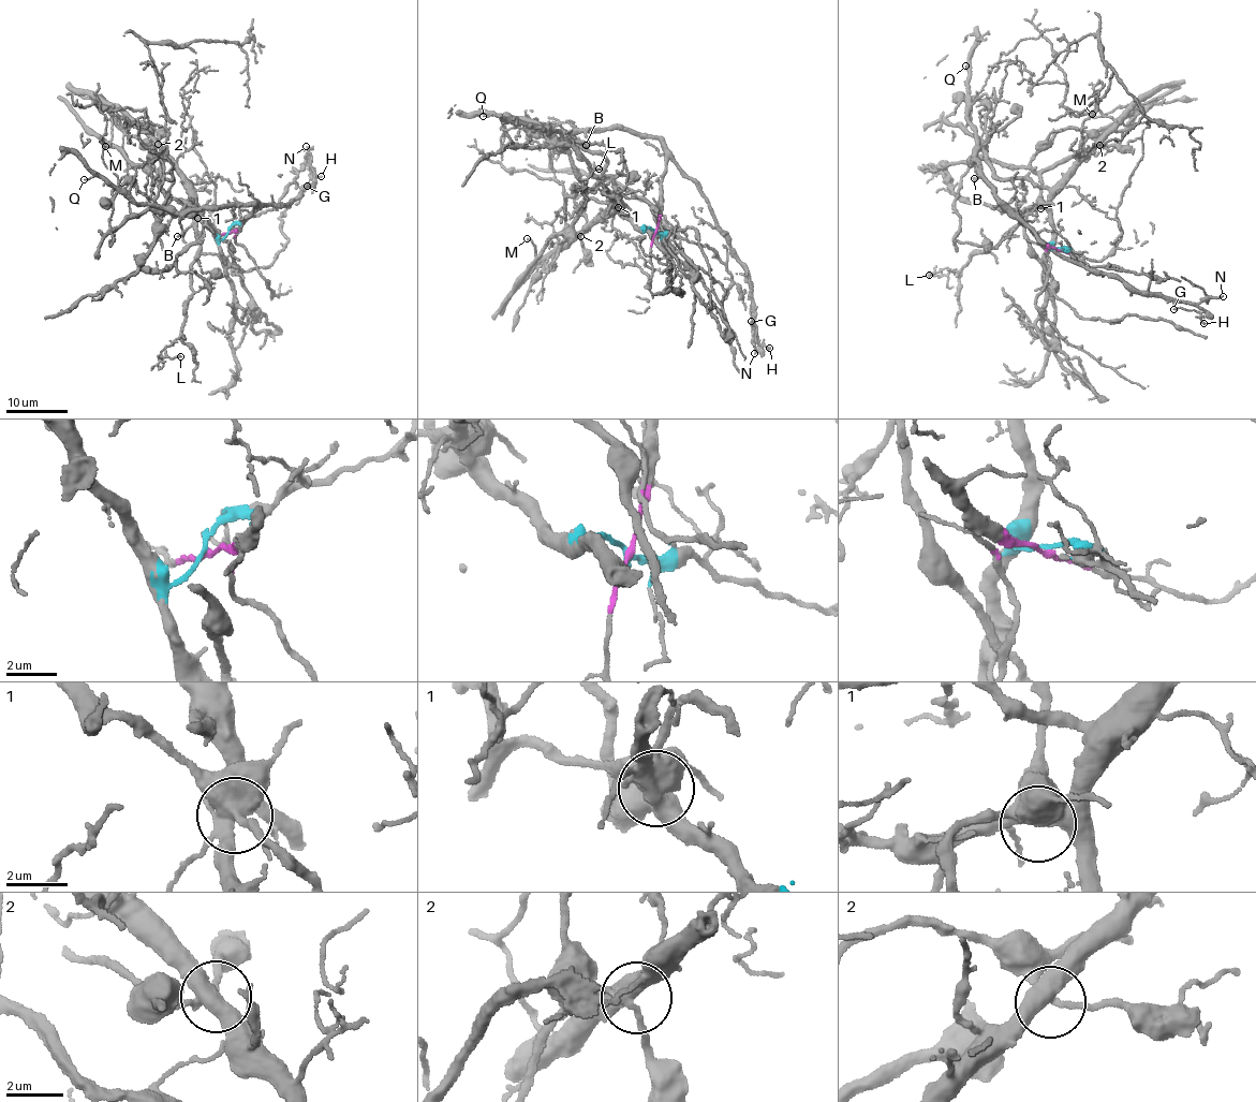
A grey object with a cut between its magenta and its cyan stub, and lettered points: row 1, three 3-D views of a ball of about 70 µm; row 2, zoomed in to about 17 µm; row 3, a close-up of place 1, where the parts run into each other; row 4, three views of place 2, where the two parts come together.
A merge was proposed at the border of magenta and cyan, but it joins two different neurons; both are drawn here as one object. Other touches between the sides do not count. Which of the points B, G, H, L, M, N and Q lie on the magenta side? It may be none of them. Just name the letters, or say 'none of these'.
B, G, H, N, Q

